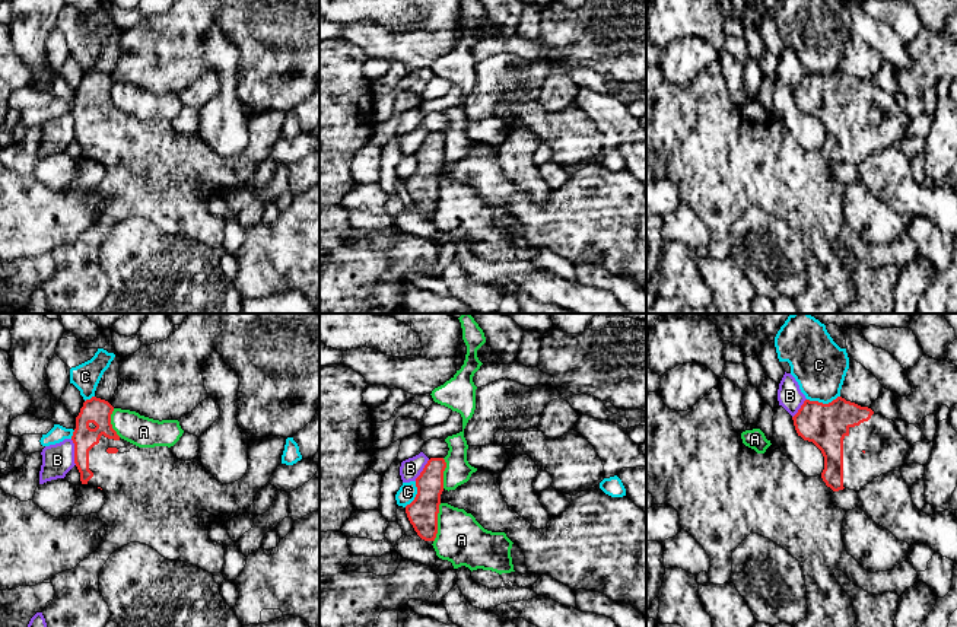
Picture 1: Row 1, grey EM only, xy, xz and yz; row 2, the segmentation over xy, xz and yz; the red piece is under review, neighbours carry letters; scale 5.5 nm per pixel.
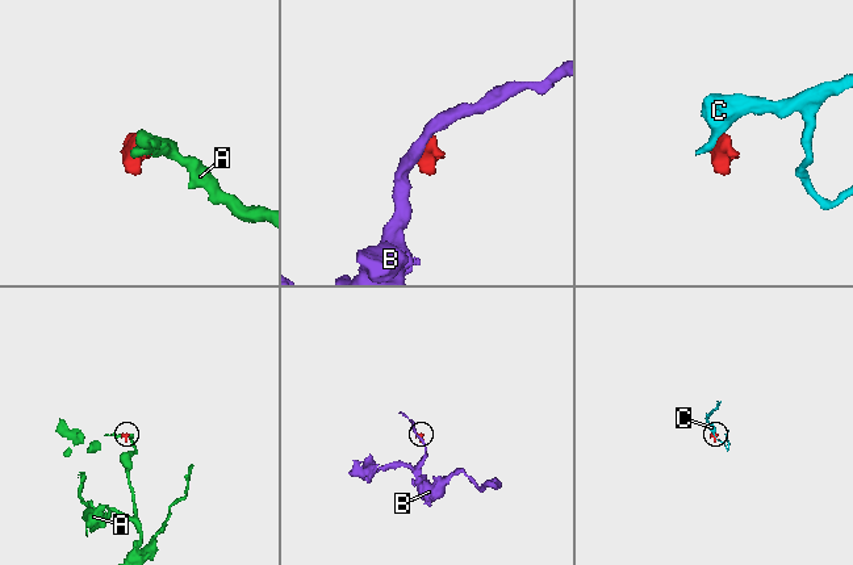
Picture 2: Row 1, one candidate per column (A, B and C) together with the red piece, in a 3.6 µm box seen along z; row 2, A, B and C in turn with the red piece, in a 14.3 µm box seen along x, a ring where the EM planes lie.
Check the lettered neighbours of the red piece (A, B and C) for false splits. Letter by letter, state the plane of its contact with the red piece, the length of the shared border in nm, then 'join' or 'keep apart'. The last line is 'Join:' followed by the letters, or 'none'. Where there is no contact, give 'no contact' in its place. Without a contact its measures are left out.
A: xz | 220 nm | keep apart
B: xy | 150 nm | keep apart
C: yz | 190 nm | keep apart
Join: none

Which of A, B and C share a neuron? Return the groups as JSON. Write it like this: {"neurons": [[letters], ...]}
{"neurons": [["A"], ["B"], ["C"]]}

